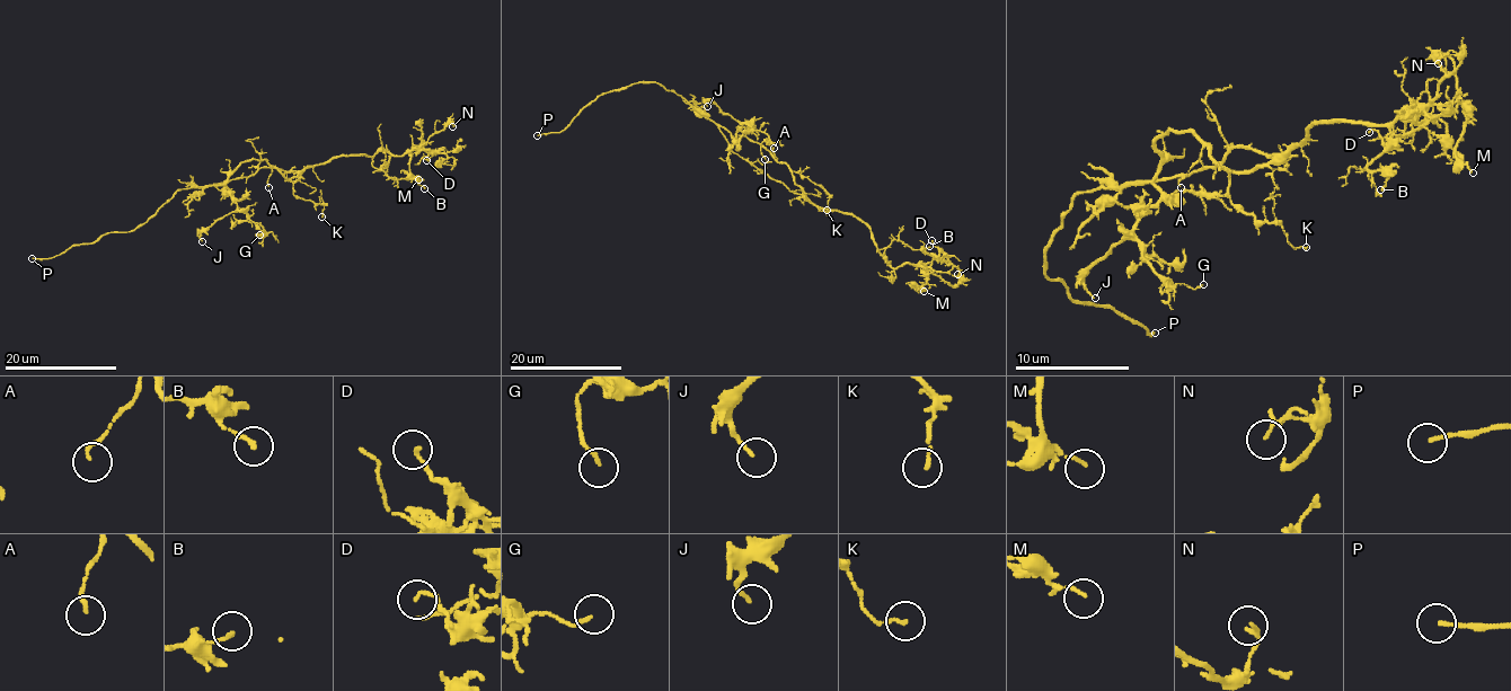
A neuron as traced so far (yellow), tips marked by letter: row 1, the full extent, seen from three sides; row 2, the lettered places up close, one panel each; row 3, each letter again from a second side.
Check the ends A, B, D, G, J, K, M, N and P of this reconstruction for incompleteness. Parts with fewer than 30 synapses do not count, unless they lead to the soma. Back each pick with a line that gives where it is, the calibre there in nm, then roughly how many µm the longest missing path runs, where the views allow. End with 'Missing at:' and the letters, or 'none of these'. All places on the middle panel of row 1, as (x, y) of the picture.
P: place (537, 135); calibre 140 nm; missing 4 µm
Missing at: P

